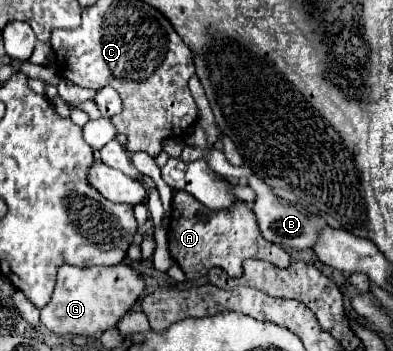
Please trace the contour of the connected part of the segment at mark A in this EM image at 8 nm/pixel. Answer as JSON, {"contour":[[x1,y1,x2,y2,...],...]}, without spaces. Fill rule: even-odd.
{"contour":[[175,190,173,192,173,212,171,212,171,218,169,218,169,230,167,230,167,236,169,236,169,252,173,256,173,260,181,266,181,270,185,272,187,280,193,280,193,278,199,278,199,276,205,276,209,268,213,266,219,266,223,268,229,276,233,278,239,278,243,268,243,260,247,258,259,258,259,260,267,260,279,268,285,268,289,266,291,262,291,256,277,244,269,244,263,236,261,236,261,230,257,228,257,218,253,216,253,210,249,204,241,204,241,200,237,204,233,204,233,208,227,208,223,212,213,212,211,208,205,208,203,204,195,204,195,198,189,194,189,192,181,192,181,190]]}

